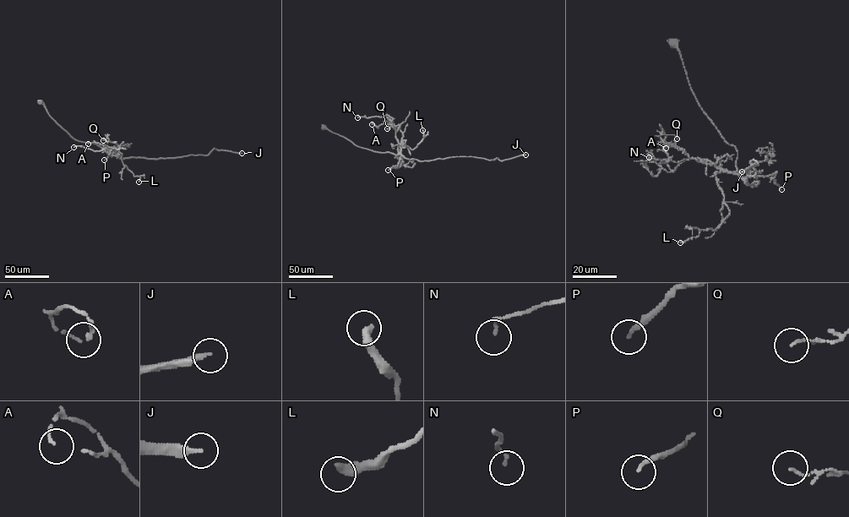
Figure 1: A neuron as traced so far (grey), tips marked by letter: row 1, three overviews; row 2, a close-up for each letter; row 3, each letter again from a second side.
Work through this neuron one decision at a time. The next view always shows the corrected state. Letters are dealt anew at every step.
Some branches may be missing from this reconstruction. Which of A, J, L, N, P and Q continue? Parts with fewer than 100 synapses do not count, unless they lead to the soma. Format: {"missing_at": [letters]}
{"missing_at": ["J"]}

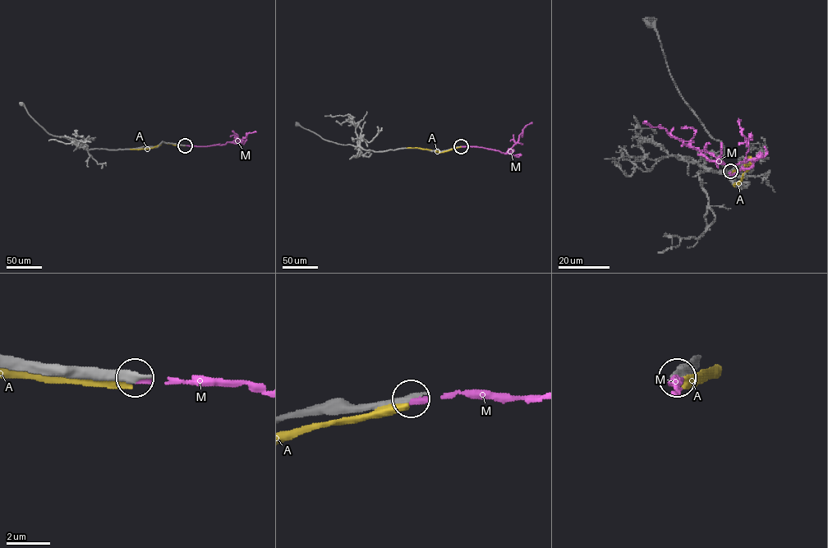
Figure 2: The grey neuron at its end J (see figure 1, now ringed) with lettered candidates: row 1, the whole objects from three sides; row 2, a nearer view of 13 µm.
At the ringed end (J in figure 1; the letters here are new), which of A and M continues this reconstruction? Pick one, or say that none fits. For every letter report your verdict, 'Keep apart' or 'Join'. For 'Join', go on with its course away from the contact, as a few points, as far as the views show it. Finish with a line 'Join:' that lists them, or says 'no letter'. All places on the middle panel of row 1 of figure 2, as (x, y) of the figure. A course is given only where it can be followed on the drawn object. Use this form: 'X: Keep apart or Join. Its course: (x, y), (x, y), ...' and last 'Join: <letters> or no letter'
A: Keep apart
M: Join. Its course: (461, 146), (483, 147), (506, 154), (517, 141), (524, 127), (531, 122)
Join: M

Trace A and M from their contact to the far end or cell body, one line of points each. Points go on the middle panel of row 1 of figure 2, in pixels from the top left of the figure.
A: (460, 146), (440, 152), (406, 148)
M: (461, 146), (483, 147), (506, 154), (517, 141), (524, 127), (531, 122)

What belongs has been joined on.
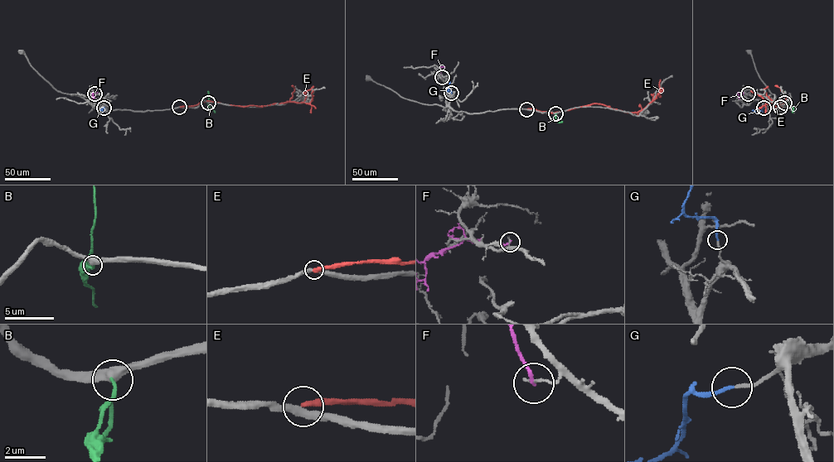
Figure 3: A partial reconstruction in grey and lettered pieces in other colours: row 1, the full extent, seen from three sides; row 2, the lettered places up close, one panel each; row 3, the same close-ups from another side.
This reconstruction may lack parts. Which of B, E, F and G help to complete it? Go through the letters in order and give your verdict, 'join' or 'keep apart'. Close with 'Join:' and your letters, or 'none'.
B: keep apart
E: keep apart
F: keep apart
G: join
Join: G

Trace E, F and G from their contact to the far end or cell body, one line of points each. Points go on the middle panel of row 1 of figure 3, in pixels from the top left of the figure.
E: (526, 109), (552, 113), (596, 103), (625, 112), (637, 113), (658, 94), (660, 79)
F: (442, 77), (439, 69), (444, 67)
G: (451, 93), (448, 89), (449, 81)

